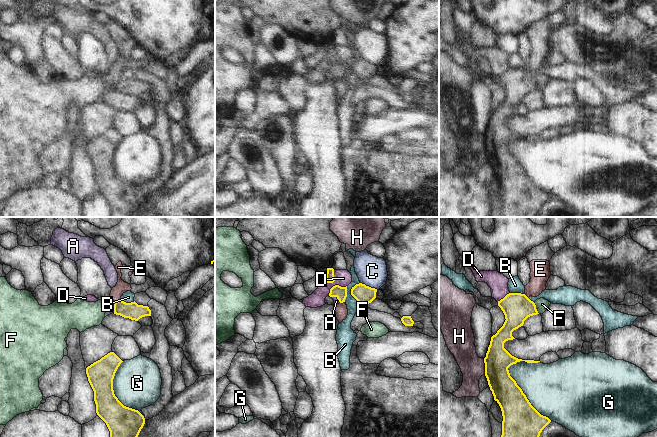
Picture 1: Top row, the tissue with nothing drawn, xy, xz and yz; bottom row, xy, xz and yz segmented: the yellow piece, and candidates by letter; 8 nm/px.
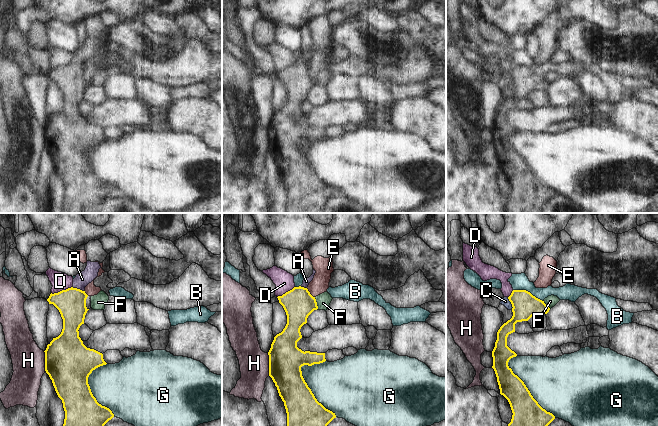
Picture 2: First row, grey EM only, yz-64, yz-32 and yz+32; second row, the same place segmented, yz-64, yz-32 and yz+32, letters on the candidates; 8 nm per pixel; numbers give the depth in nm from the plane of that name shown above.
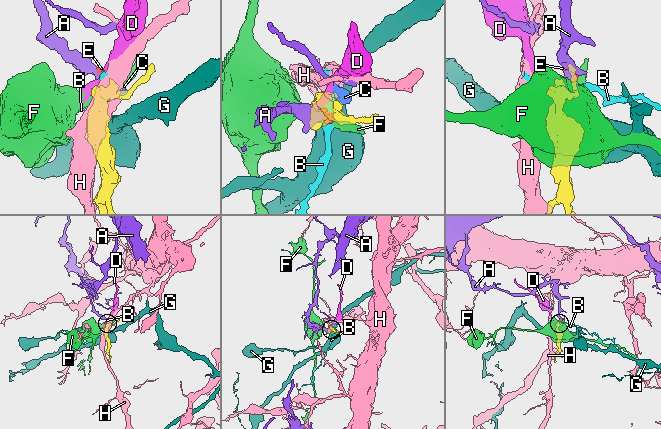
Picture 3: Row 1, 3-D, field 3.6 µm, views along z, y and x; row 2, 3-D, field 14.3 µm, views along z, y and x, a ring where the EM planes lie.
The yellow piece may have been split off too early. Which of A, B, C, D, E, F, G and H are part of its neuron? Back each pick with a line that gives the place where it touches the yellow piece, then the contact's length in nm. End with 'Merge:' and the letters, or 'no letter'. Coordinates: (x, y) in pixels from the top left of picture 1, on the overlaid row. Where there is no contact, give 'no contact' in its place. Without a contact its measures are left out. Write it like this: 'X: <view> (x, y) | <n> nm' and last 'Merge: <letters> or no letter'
A: xz (337, 298) | 90 nm
Merge: A

